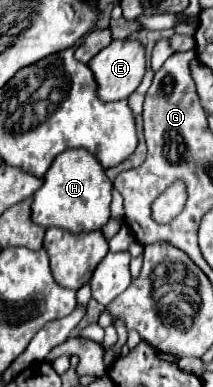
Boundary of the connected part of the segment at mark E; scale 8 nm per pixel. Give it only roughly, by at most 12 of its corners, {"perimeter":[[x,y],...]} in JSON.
{"perimeter":[[114,40],[88,64],[102,102],[126,100],[146,72],[138,40]]}

